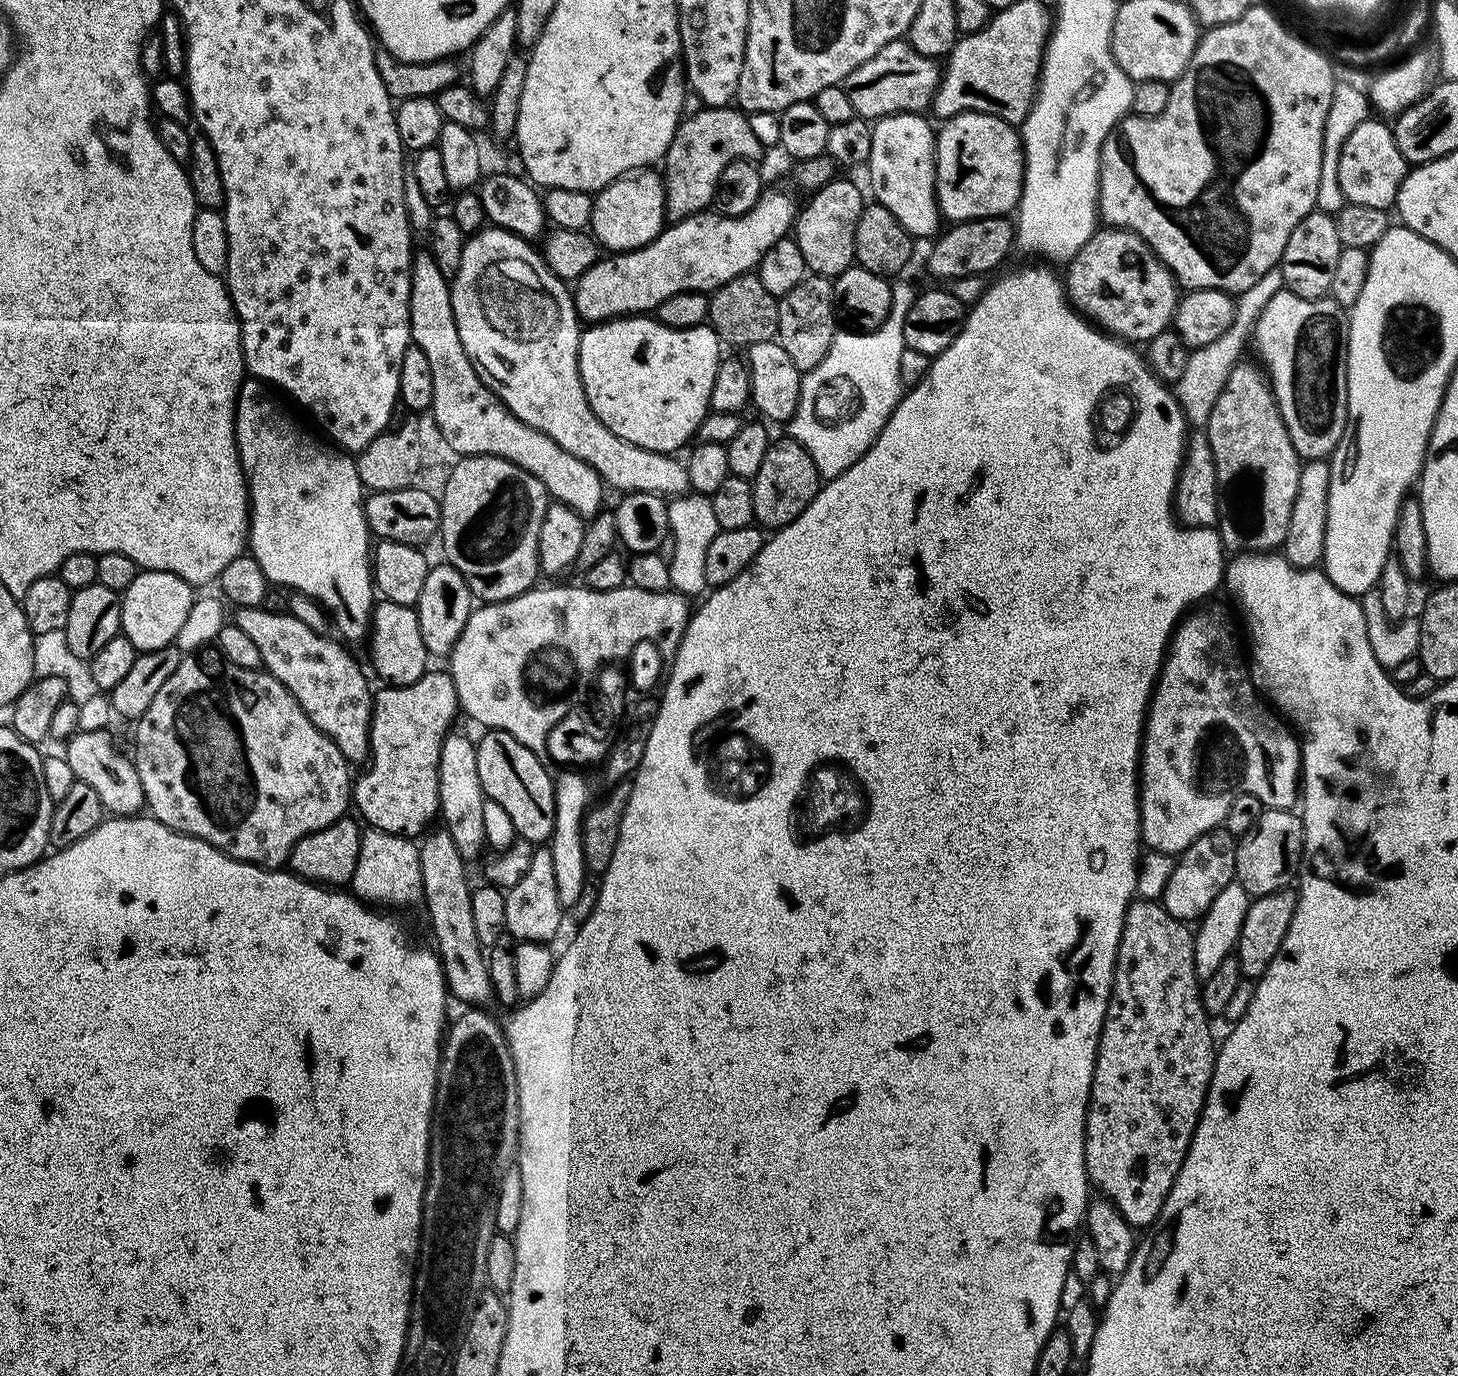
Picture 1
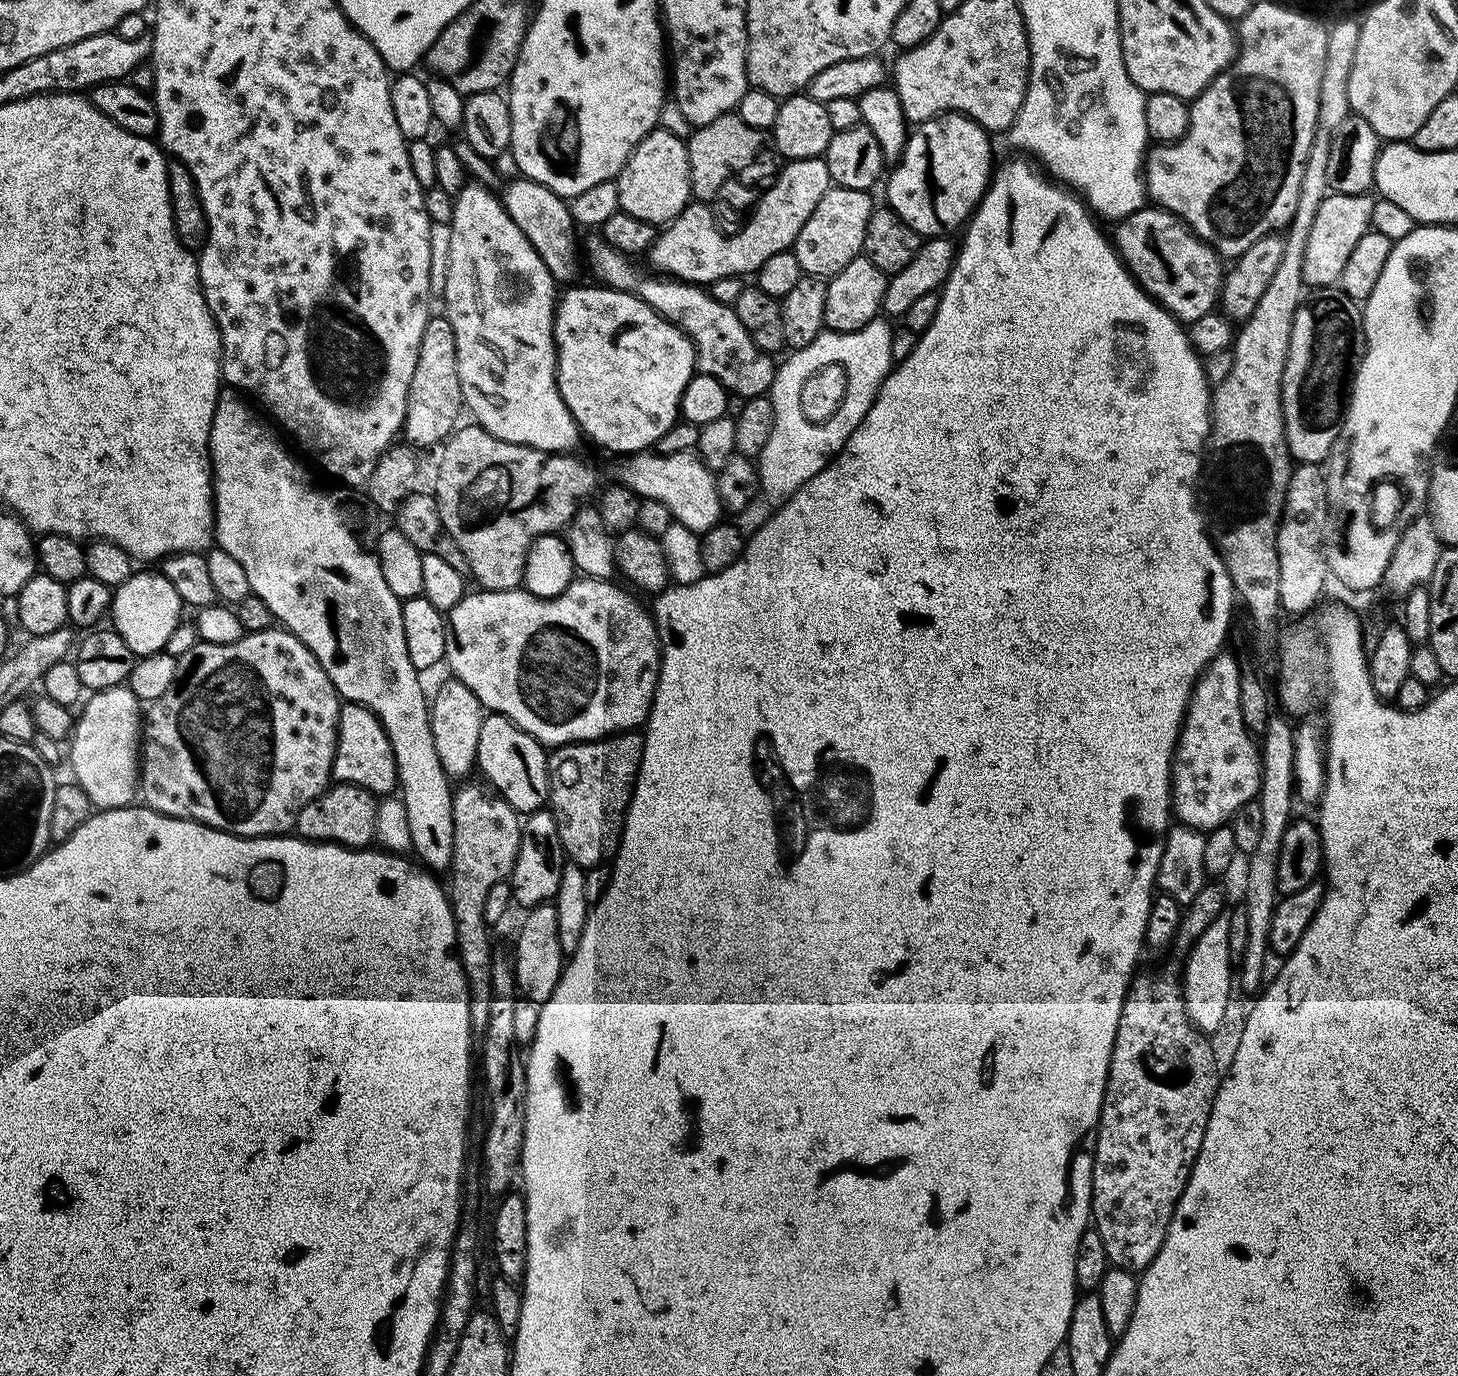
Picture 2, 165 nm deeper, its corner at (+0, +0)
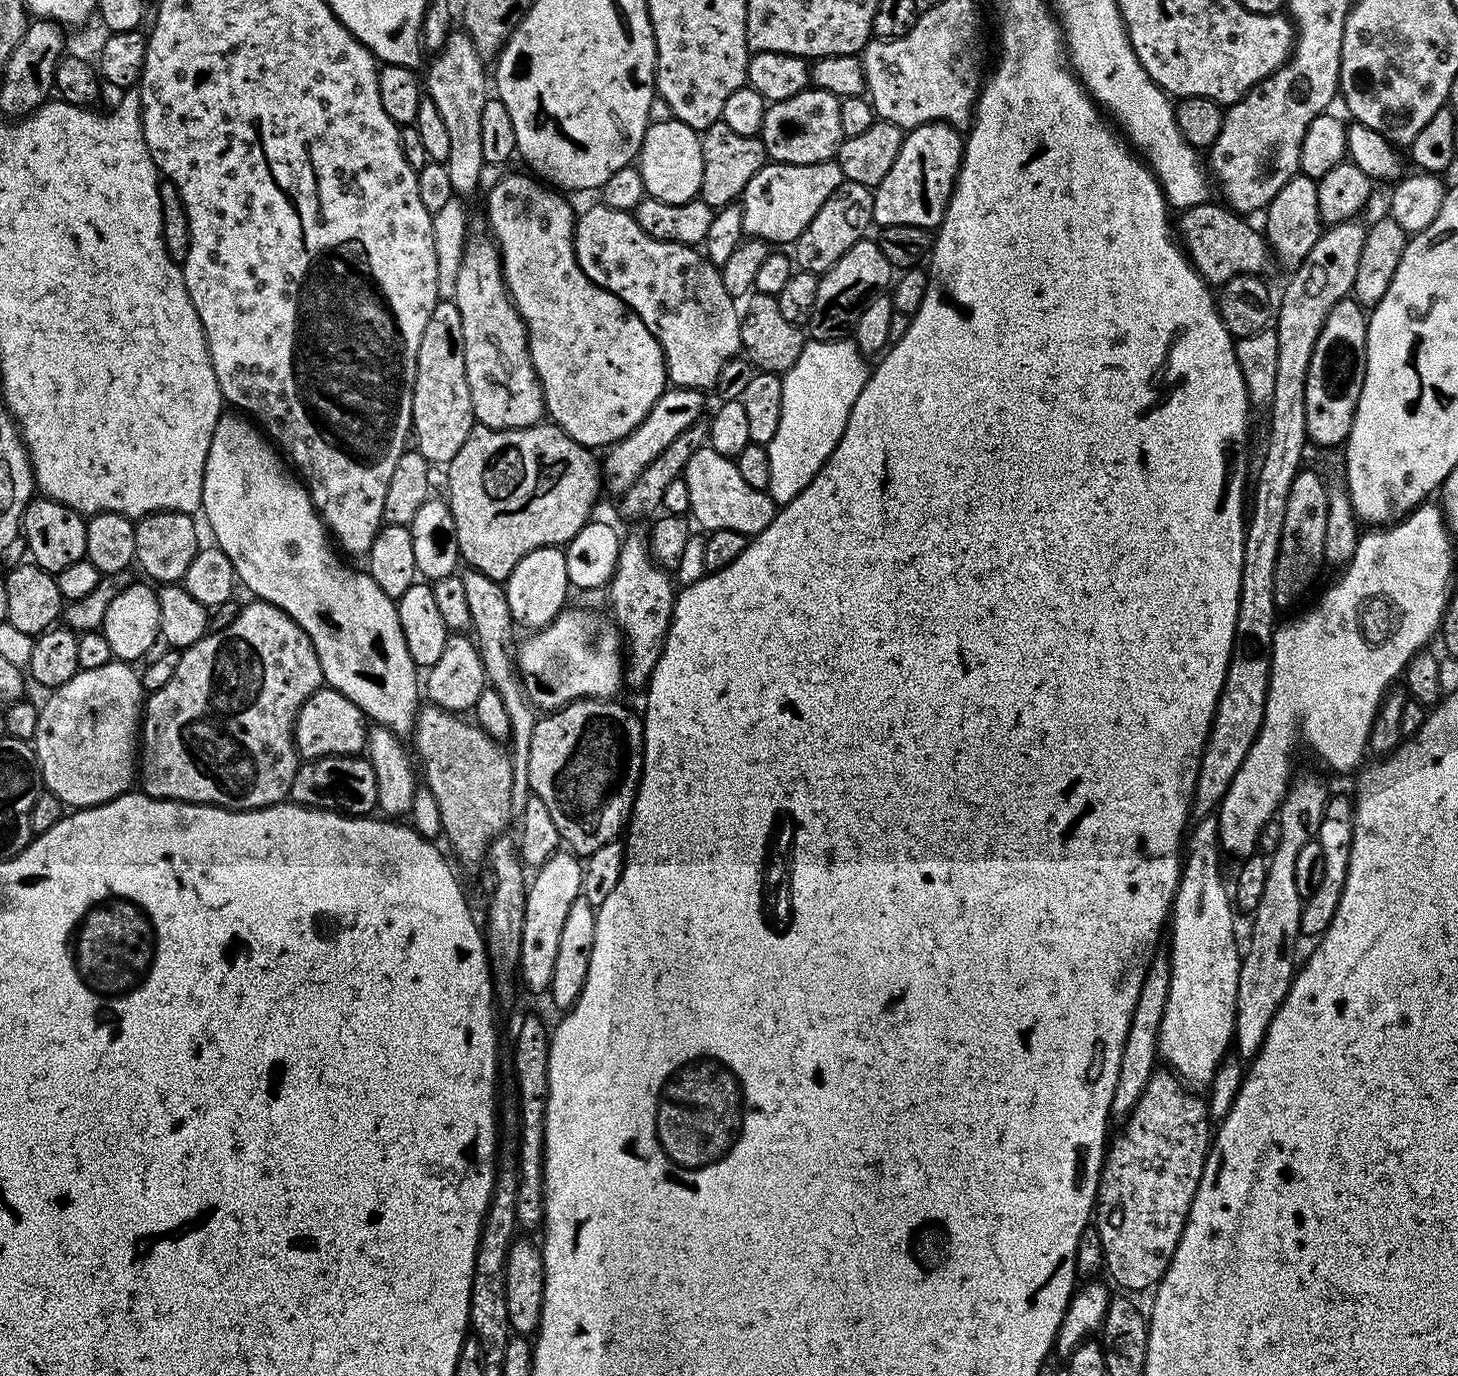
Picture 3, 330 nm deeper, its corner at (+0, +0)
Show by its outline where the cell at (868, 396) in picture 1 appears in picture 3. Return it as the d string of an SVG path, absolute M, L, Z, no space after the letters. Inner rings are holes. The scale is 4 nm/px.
M851 339L813 340L804 345L798 362L782 376L782 419L778 431L766 445L770 454L770 478L767 493L777 506L794 502L822 470L834 446L846 430L850 410L866 386L870 364L860 347Z

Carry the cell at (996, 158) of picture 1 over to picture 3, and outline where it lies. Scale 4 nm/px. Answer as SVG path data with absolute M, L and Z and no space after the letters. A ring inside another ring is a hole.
M923 124L911 129L902 142L902 150L898 150L898 158L894 158L894 166L890 166L890 174L882 178L882 182L874 190L873 221L883 226L918 226L929 230L939 229L944 221L952 191L956 189L956 175L960 172L960 163L964 157L964 140L957 129L949 124Z

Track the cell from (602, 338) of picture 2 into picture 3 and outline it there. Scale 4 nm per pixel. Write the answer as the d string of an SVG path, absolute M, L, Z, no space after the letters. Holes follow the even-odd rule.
M504 174L498 184L486 192L489 228L487 231L496 247L500 249L500 267L504 270L504 284L508 288L508 297L511 298L512 305L516 307L516 313L522 318L524 328L528 331L528 353L532 359L536 376L540 380L544 406L551 423L558 425L570 438L574 438L574 442L578 442L586 448L600 450L605 446L616 444L631 434L646 418L646 414L650 414L654 402L658 402L660 395L666 391L669 379L668 372L664 369L662 346L654 338L654 334L650 334L650 330L646 330L646 322L642 322L642 318L638 318L638 314L631 312L617 296L610 294L604 288L599 288L597 284L590 282L590 278L586 278L586 274L582 274L572 245L574 211L572 212L571 206L560 197L563 195L555 187L541 182L535 175L527 175L510 176L510 174Z

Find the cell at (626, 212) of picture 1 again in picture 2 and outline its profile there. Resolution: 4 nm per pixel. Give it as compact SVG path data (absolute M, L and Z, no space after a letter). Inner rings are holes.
M662 127L653 128L642 142L630 154L630 158L622 166L620 175L615 179L618 186L618 202L620 211L630 214L634 218L642 218L642 222L650 222L657 226L667 226L678 214L682 214L684 207L692 200L690 186L690 162L688 161L688 146L685 137L670 134Z

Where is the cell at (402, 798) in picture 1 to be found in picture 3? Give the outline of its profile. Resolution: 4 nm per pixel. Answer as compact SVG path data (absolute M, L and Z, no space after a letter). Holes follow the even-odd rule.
M321 686L298 710L294 743L301 761L317 760L323 756L359 756L365 751L368 742L369 725L366 723L364 711L350 698L346 698L338 690Z

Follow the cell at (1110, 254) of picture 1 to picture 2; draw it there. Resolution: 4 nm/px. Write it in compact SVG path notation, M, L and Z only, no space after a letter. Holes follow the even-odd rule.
M1145 206L1139 208L1134 214L1124 217L1115 228L1116 253L1124 261L1132 277L1139 282L1140 287L1148 295L1153 296L1169 314L1187 326L1202 318L1202 314L1210 314L1214 311L1220 299L1220 287L1224 285L1225 261L1210 245L1199 240L1179 216L1167 212L1164 208Z

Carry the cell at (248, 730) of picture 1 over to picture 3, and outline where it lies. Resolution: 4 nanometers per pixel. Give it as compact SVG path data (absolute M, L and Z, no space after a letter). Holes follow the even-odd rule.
M253 599L252 604L245 603L240 613L226 629L209 631L198 643L180 652L178 670L174 678L162 686L162 690L151 693L142 708L142 751L138 756L138 784L144 795L159 800L181 800L187 804L209 804L215 808L229 808L232 812L249 812L259 808L269 808L283 804L290 797L290 786L294 786L294 774L300 769L301 759L296 752L294 733L298 710L324 684L324 675L318 654L308 635L301 630L298 622L291 620L278 606L265 600Z

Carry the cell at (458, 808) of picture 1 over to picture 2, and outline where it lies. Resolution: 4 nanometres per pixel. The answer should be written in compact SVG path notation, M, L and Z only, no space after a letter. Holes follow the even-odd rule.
M448 678L448 681L441 686L430 700L428 709L428 721L430 722L430 730L434 734L434 757L435 763L448 776L464 776L460 778L468 778L471 772L476 768L476 755L478 754L478 733L482 730L482 722L486 715L486 709L480 705L478 698L474 698L474 692L470 690L462 681L455 678Z

